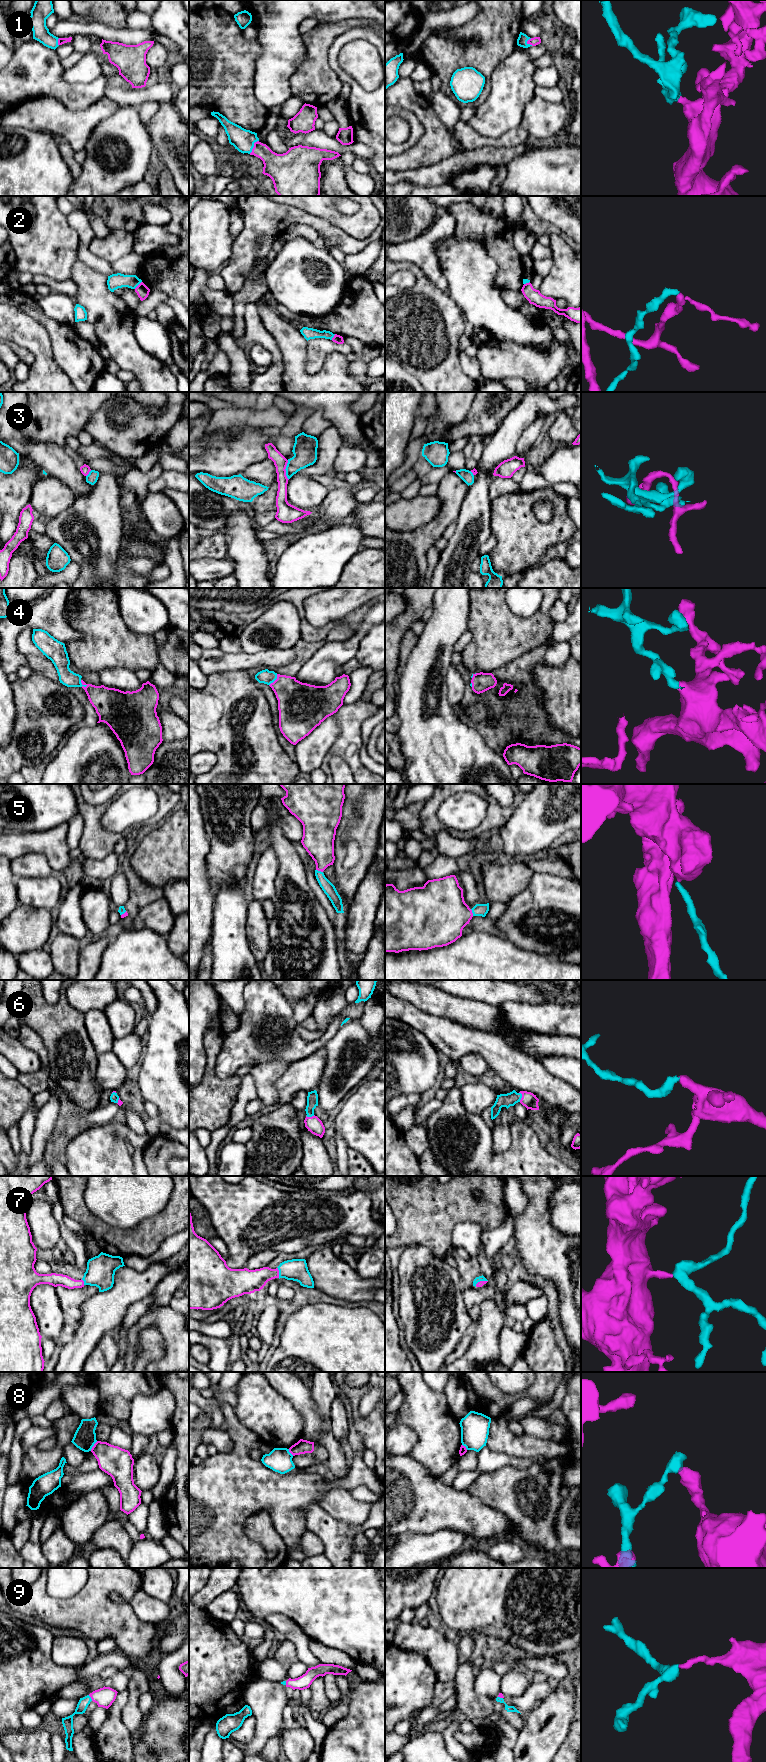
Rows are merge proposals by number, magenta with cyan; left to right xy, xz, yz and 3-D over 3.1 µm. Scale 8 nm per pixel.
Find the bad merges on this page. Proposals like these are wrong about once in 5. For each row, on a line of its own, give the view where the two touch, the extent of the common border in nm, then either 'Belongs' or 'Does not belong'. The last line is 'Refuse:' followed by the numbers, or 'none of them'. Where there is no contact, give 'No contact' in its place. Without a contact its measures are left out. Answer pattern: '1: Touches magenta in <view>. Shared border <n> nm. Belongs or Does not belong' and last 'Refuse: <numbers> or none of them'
1: Touches magenta in xz. Shared border 130 nm. Belongs
2: Touches magenta in xy. Shared border 90 nm. Does not belong
3: Touches magenta in xz. Shared border 160 nm. Does not belong
4: Touches magenta in xy. Shared border 80 nm. Belongs
5: Touches magenta in xz. Shared border 60 nm. Belongs
6: Touches magenta in yz. Shared border 80 nm. Belongs
7: Touches magenta in xz. Shared border 90 nm. Belongs
8: Touches magenta in xy. Shared border 100 nm. Does not belong
9: Touches magenta in xy. Shared border 60 nm. Belongs
Refuse: 2, 3, 8

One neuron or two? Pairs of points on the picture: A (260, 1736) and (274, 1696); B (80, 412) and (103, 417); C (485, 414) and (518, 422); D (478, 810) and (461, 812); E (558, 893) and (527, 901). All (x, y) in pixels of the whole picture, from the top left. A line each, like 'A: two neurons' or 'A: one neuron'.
A: one neuron
B: two neurons
C: two neurons
D: one neuron
E: one neuron

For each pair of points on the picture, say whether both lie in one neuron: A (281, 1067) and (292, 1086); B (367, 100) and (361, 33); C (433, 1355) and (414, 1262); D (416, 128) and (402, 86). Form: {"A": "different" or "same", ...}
{"A": "different", "B": "same", "C": "same", "D": "different"}

